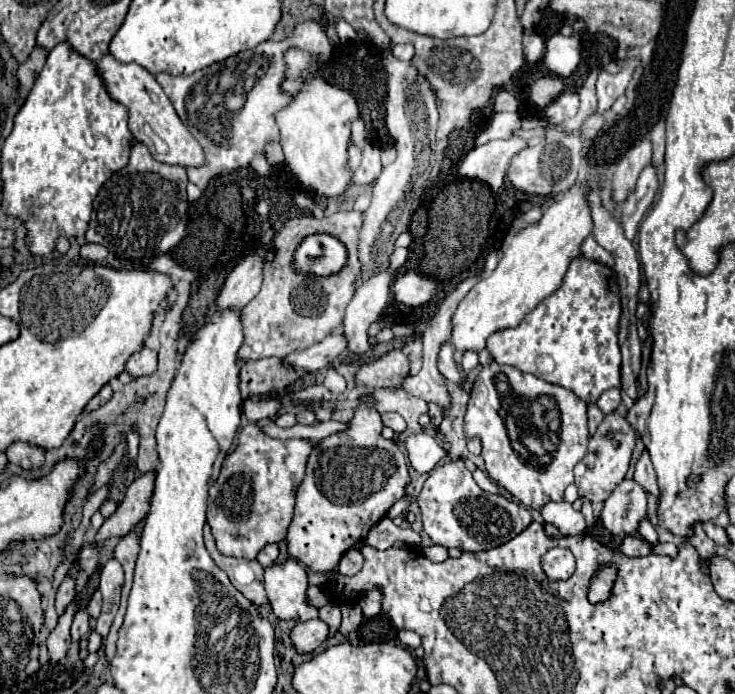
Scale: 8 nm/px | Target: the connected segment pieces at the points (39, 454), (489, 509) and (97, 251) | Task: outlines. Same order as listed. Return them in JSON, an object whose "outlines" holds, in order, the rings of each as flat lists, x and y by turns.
{"outlines":[[[14,442,6,448,6,456,10,462,32,470,32,468,40,468,44,462,44,450,26,442]],[[462,458,450,460,430,472,424,488,418,496,424,532,430,540,444,548,460,548,466,552,482,552,506,544,510,538,518,536,530,526,530,512,504,496,494,496,484,492,472,478]],[[86,243,80,248,79,254,85,259,101,263,107,258,109,251,101,244]]]}

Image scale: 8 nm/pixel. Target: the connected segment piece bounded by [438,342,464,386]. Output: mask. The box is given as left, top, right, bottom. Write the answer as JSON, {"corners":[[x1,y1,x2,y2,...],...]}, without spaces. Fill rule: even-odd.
{"corners":[[446,342,442,348,440,348,440,354,438,354,438,370,440,374,450,380,454,386,462,386,464,384,464,376,458,372,458,366,454,362,454,348,450,342]]}

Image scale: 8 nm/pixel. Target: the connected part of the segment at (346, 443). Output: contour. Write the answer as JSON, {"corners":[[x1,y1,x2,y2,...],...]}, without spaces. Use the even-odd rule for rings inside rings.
{"corners":[[366,394,360,398,360,406,354,410,352,420,348,422,348,428,342,432,326,436,320,444,314,446,308,464,306,464,306,476,298,488,296,494,296,508,294,518,286,532,286,546,288,554,308,566,312,572,328,574,338,568,340,558,354,548,356,542,364,540,372,526,376,526,386,512,392,508,394,502,402,500,406,496,406,488,410,484,410,474,406,466,406,458,396,446,394,440,386,440,382,432,382,420,376,410,376,402,372,394]]}

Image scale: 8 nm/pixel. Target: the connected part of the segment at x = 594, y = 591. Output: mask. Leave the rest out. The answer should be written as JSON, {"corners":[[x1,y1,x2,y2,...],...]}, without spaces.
{"corners":[[604,564,600,566,600,570,592,576,590,588,588,588,588,602,592,604,600,604,610,600,612,594,612,586,618,578,618,568,612,564]]}

